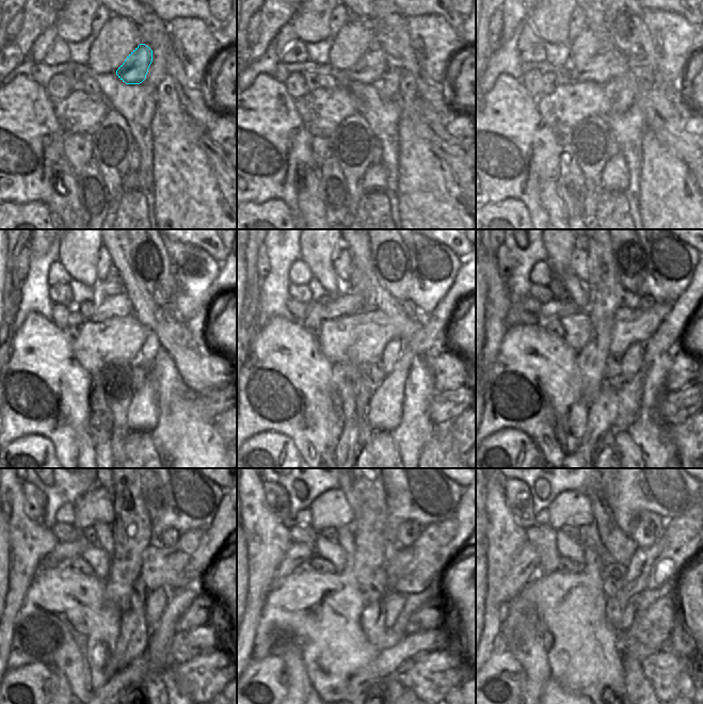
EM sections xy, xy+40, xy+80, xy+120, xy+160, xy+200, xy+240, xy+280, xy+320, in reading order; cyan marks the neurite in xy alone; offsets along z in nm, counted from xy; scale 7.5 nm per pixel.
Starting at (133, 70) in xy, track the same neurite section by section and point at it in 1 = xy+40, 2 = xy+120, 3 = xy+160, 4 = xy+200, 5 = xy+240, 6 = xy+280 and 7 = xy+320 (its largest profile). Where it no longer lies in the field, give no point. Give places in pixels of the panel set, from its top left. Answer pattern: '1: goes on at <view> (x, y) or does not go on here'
1: goes on at xy+40 (369, 69)
2: goes on at xy+120 (120, 305)
3: goes on at xy+160 (344, 304)
4: goes on at xy+200 (555, 309)
5: goes on at xy+240 (63, 552)
6: goes on at xy+280 (297, 555)
7: goes on at xy+320 (523, 569)

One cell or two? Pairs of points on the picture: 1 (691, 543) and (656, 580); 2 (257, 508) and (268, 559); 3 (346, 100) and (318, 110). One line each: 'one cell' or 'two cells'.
1: one cell
2: one cell
3: one cell

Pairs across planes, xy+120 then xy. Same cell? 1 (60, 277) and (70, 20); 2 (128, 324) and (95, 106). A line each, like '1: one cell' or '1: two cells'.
1: two cells
2: one cell

